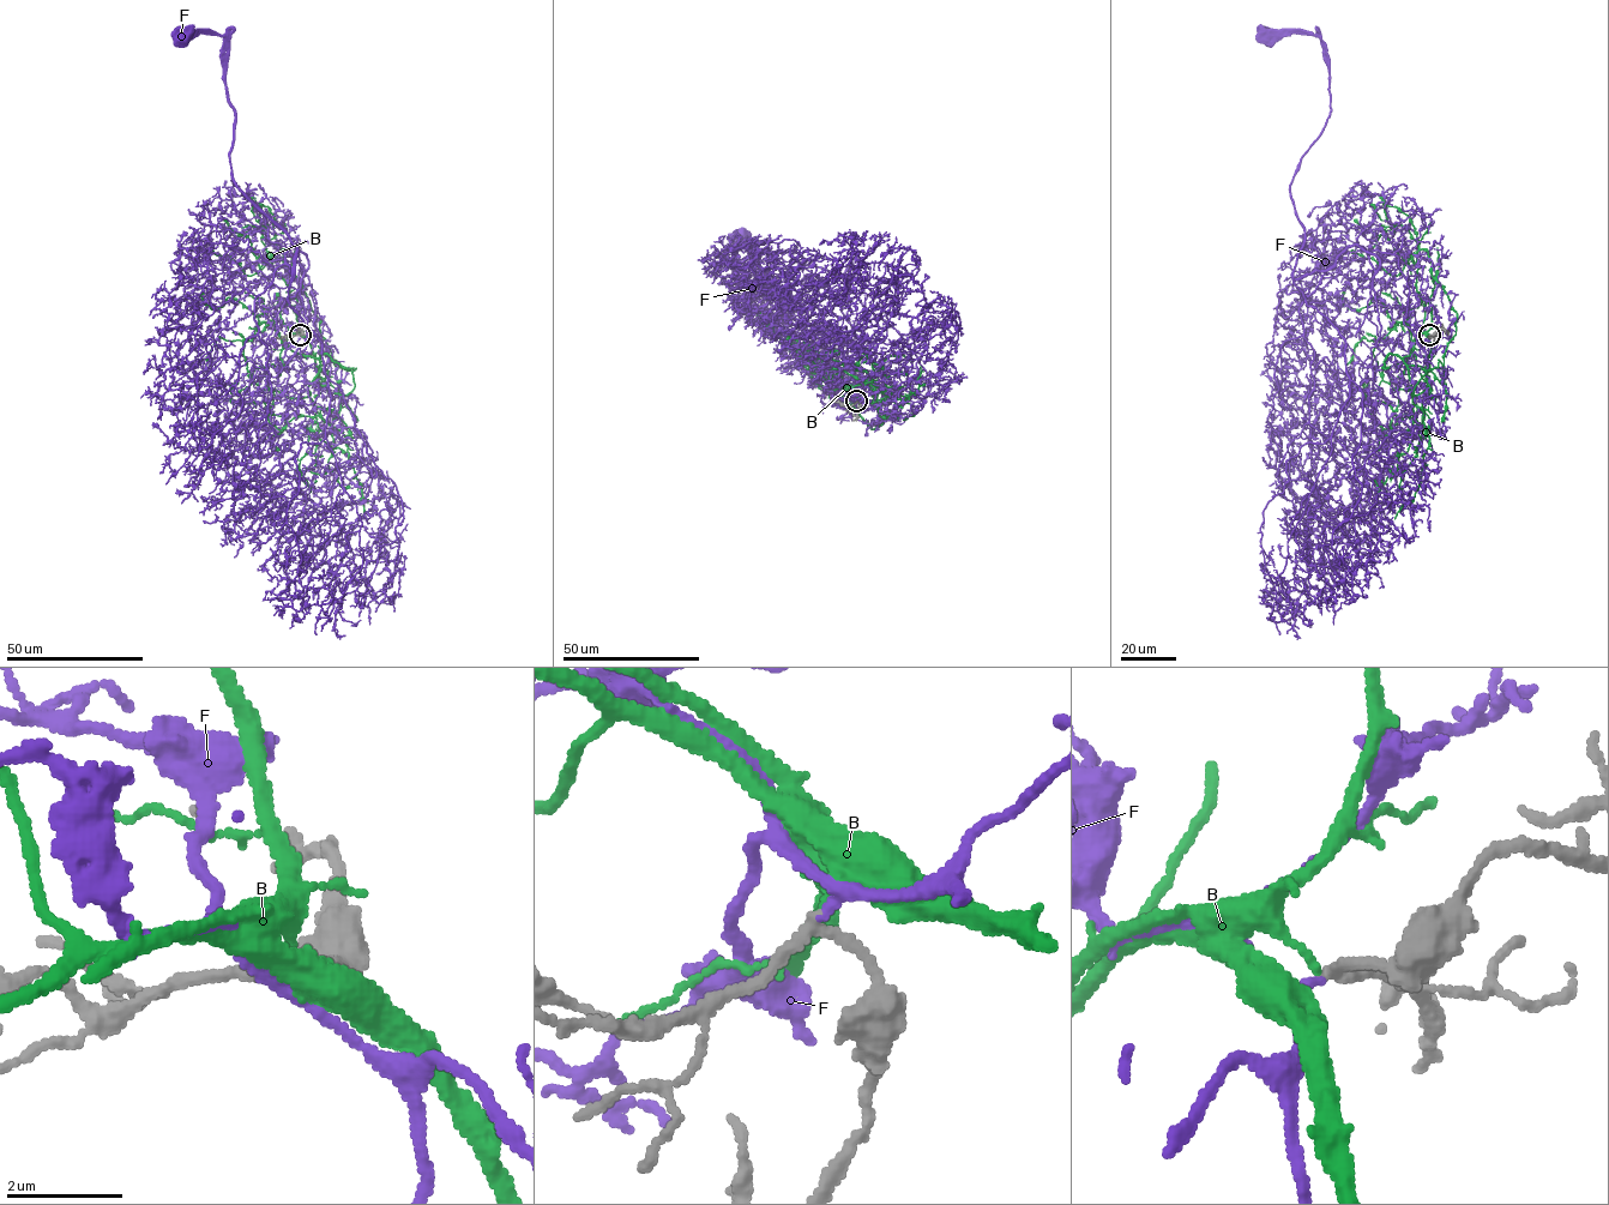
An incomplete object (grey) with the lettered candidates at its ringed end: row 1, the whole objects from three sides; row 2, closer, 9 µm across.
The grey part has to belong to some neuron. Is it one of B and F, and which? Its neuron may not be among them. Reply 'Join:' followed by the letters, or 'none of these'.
Join: F

